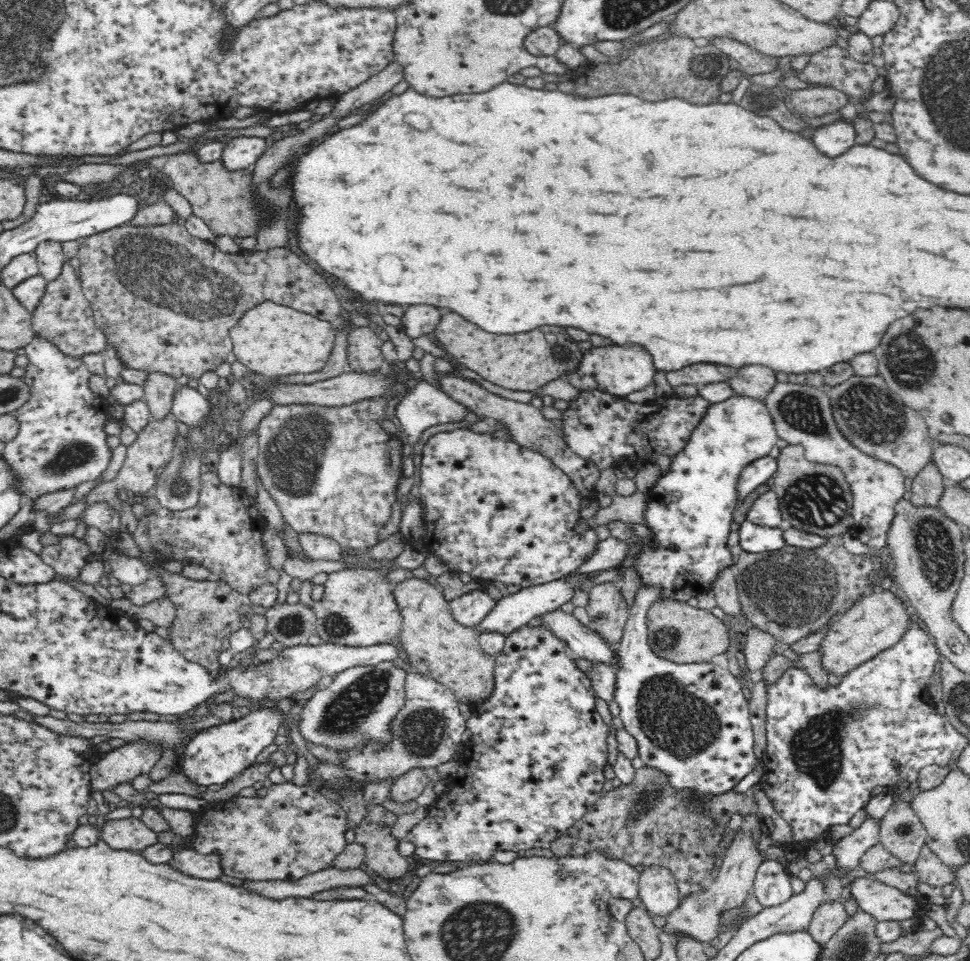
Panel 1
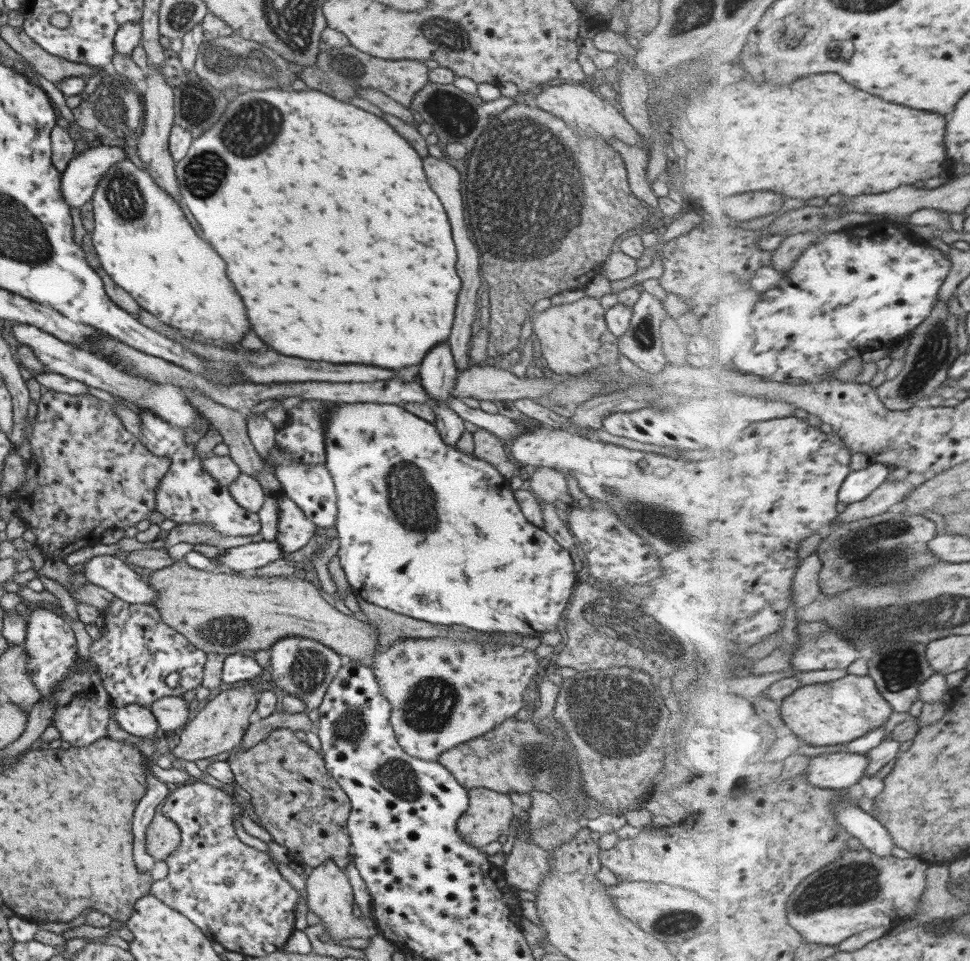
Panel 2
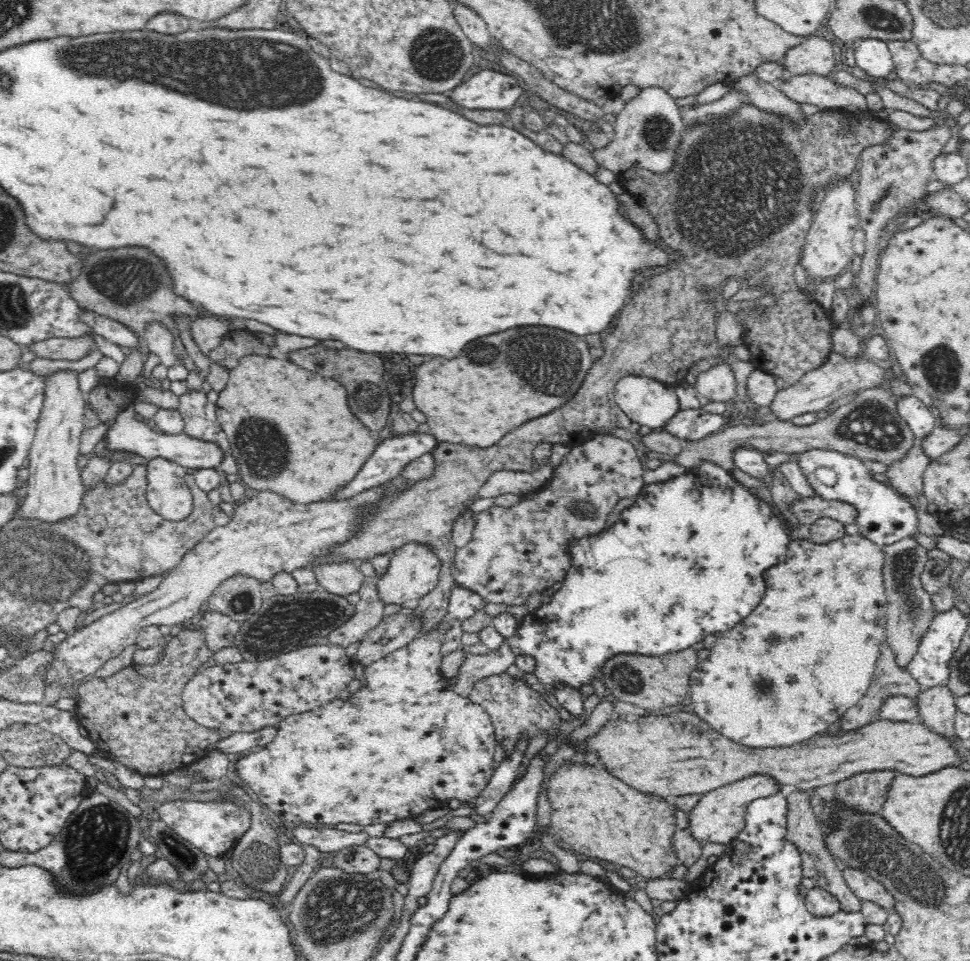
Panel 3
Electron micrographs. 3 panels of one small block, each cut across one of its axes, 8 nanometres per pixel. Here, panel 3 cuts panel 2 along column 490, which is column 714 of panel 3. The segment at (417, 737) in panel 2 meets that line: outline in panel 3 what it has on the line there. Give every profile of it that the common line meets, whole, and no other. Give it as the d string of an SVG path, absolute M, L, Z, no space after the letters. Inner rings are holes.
M845 535L840 540L826 544L812 543L809 539L791 541L788 556L782 564L770 568L766 572L766 596L762 598L760 606L741 620L732 630L717 635L710 651L710 656L697 664L690 675L690 696L686 706L705 720L714 730L722 732L730 740L750 748L789 747L802 744L818 733L826 731L828 726L834 724L843 714L852 708L869 689L876 670L876 662L880 657L882 643L886 641L885 624L887 611L886 585L884 585L884 562L886 554L882 547L873 544L860 535Z

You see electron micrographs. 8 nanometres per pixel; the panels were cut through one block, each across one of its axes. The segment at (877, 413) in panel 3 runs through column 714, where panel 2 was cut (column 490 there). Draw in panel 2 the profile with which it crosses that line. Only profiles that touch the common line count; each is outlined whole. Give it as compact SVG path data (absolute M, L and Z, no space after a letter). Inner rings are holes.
M477 428L472 434L474 456L483 462L488 462L497 469L503 478L509 479L518 471L515 464L509 463L505 456L503 442L489 431Z

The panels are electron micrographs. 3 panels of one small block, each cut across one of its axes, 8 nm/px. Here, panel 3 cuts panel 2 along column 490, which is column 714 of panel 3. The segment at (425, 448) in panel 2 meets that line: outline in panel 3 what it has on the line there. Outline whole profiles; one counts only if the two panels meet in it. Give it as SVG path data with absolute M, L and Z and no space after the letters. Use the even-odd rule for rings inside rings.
M705 462L697 467L689 468L686 473L677 478L666 482L647 484L635 497L635 503L628 509L622 511L621 516L613 526L602 531L598 536L584 538L580 542L576 541L570 545L570 559L572 568L566 573L562 588L552 596L552 600L541 608L536 609L534 614L528 613L522 620L520 626L506 642L511 646L515 657L518 654L530 654L536 659L536 672L538 680L552 691L552 684L565 682L574 688L580 688L582 684L588 684L594 678L602 676L602 666L616 654L641 654L646 657L658 657L668 653L677 653L685 648L691 647L697 642L702 642L708 634L721 635L726 631L732 630L742 618L746 618L762 600L766 582L762 578L764 570L770 566L776 566L786 560L791 539L784 532L784 526L772 512L772 508L764 501L761 496L754 496L744 485L734 479L728 471Z

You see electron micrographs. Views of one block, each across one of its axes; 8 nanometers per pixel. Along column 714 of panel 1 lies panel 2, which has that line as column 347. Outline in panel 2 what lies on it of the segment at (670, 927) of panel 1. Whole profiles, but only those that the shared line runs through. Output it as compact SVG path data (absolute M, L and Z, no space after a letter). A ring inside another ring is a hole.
M331 859L323 861L312 868L309 875L305 876L305 886L301 891L304 896L307 908L320 918L320 923L325 926L325 932L321 939L329 942L343 940L347 938L371 939L378 937L378 932L371 918L351 914L353 906L353 893L351 885L345 876L344 870L340 869Z

